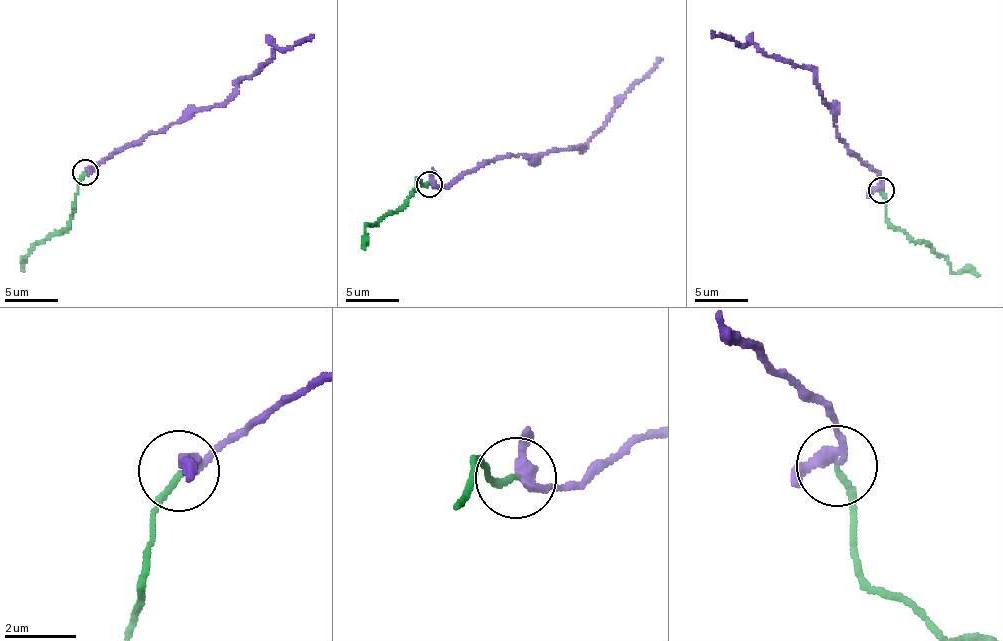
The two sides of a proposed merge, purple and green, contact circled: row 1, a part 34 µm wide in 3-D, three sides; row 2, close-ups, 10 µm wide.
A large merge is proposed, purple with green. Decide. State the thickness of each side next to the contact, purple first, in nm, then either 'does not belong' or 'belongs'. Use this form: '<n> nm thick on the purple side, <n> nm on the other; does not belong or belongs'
280 nm thick on the purple side, 160 nm on the other; belongs

